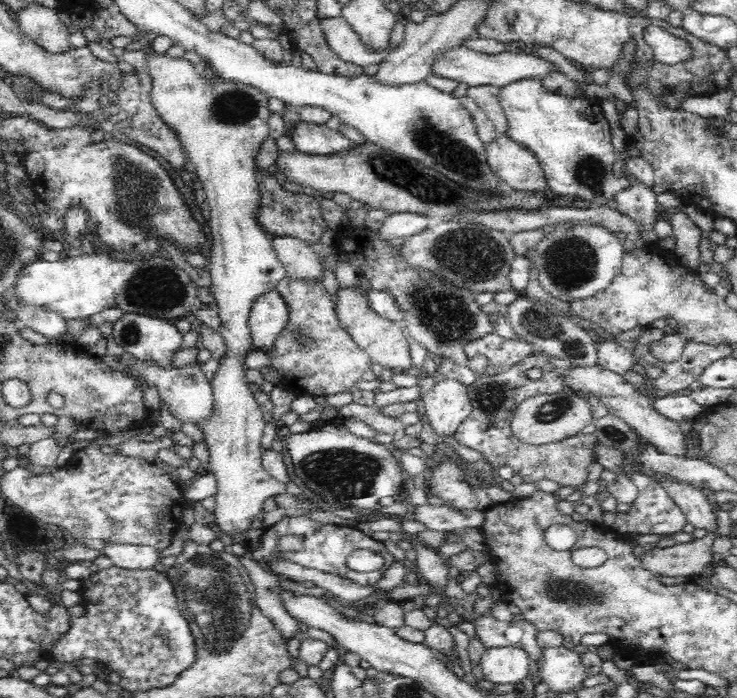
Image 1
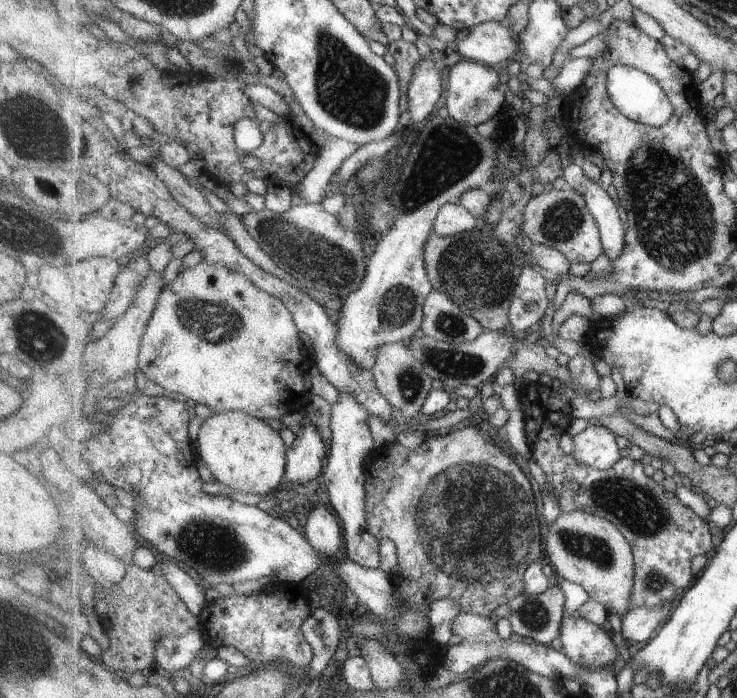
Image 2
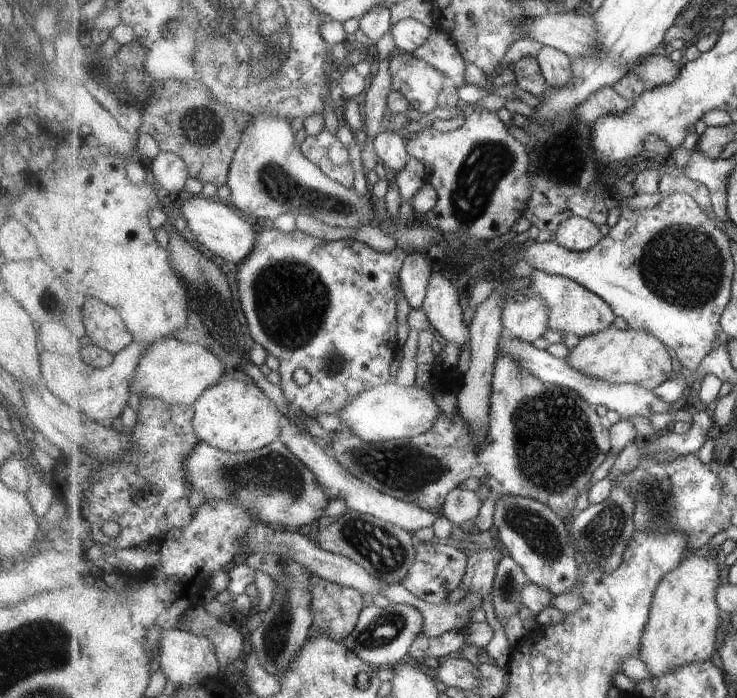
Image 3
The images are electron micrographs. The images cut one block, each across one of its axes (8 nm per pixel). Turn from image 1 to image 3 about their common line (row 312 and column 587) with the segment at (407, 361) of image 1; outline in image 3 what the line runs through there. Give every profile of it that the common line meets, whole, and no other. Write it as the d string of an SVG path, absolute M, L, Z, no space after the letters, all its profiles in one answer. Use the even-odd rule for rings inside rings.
M614 325L607 330L583 337L564 358L575 370L611 384L633 383L654 391L671 380L675 358L673 350L658 336L631 328L619 330Z

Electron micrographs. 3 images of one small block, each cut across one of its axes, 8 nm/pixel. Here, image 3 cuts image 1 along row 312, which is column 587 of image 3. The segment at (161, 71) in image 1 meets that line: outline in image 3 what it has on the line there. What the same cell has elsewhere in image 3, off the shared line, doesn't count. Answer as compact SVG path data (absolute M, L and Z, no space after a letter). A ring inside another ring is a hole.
M571 217L553 233L555 241L572 251L586 251L602 241L603 234L591 219Z

